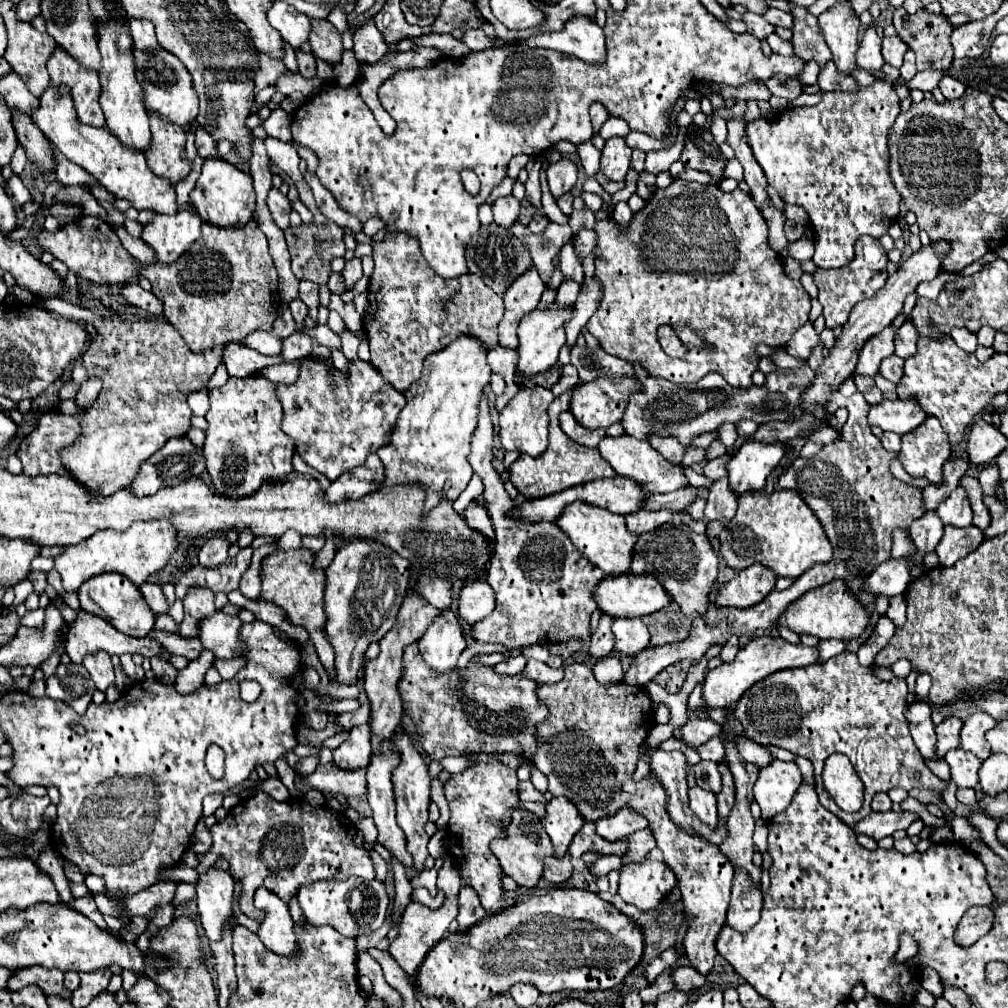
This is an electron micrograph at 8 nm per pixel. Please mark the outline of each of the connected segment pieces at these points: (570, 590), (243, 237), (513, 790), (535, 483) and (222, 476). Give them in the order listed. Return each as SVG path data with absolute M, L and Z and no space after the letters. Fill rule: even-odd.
M483 396L469 462L485 484L483 494L489 502L487 512L493 518L495 528L497 546L495 558L489 562L487 582L497 594L497 606L493 614L473 624L473 638L479 642L497 642L509 650L525 648L535 642L567 642L571 638L579 638L583 640L583 646L589 646L589 620L595 610L593 586L603 574L573 546L569 536L557 524L539 522L537 526L529 526L529 522L509 522L509 518L505 518L505 510L515 506L515 502L507 496L501 476L491 466L491 448L493 424L489 418L487 396Z
M251 220L243 228L219 228L213 224L201 226L201 238L185 252L177 262L169 266L141 264L139 276L147 278L153 286L153 294L165 304L165 318L179 330L191 350L213 348L221 342L237 342L255 330L269 332L277 318L277 270L269 254L269 244L259 226Z
M473 754L477 760L475 766L467 768L463 774L453 774L445 784L445 796L451 808L451 818L447 824L449 840L447 852L459 864L461 886L471 886L481 906L495 914L501 910L503 900L503 870L497 856L491 852L491 840L505 838L505 828L511 824L511 814L519 808L519 790L517 774L499 762L497 754Z
M567 390L563 392L561 396L557 396L551 406L549 406L549 446L547 450L537 456L537 458L529 458L529 456L519 456L511 466L509 466L509 472L511 472L511 482L515 484L515 488L525 496L525 498L543 498L543 496L549 496L549 494L555 494L555 492L561 492L565 488L571 488L571 486L579 486L579 484L585 484L585 482L591 482L591 480L597 480L597 478L613 478L615 472L613 468L609 466L609 462L599 454L599 450L589 450L587 446L577 446L577 442L569 442L569 438L565 438L565 434L561 434L561 428L559 428L559 414L567 410L569 406L569 392L573 390Z
M247 376L247 378L229 378L225 386L209 392L209 400L217 404L205 416L209 428L205 430L203 454L205 454L205 464L211 476L213 490L217 494L225 498L245 498L255 494L261 488L261 484L293 472L291 458L295 454L295 442L281 430L283 410L279 398L275 396L275 388L277 384L269 382L263 376Z

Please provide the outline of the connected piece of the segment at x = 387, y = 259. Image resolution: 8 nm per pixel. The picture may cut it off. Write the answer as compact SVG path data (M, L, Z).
M389 232L383 242L373 244L375 272L369 282L369 308L365 312L365 332L371 346L371 362L383 374L383 378L395 386L395 390L405 392L423 370L425 356L449 346L461 334L477 336L489 348L497 346L497 324L503 318L503 298L497 296L481 278L475 274L465 274L453 280L441 278L425 262L421 250L417 248L417 238L403 232Z

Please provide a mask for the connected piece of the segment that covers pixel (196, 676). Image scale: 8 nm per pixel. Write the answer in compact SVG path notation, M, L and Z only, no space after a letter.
M203 650L203 654L201 654L197 660L193 660L187 668L179 670L177 680L175 680L175 690L177 690L179 694L191 694L191 692L195 692L199 686L203 686L203 684L205 684L205 682L203 682L203 680L205 680L205 672L213 666L213 660L215 660L213 652Z

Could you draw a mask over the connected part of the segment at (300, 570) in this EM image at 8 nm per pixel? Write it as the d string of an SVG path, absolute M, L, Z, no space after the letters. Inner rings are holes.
M299 548L299 550L277 550L273 556L263 560L261 594L257 600L263 602L273 602L279 608L287 608L287 594L289 594L289 610L285 610L285 616L291 620L291 624L301 626L309 632L311 641L315 644L321 664L327 670L333 670L335 654L333 647L323 634L323 624L325 624L325 610L321 606L321 594L325 590L325 572L323 570L315 570L313 568L313 552L309 552L307 548Z

